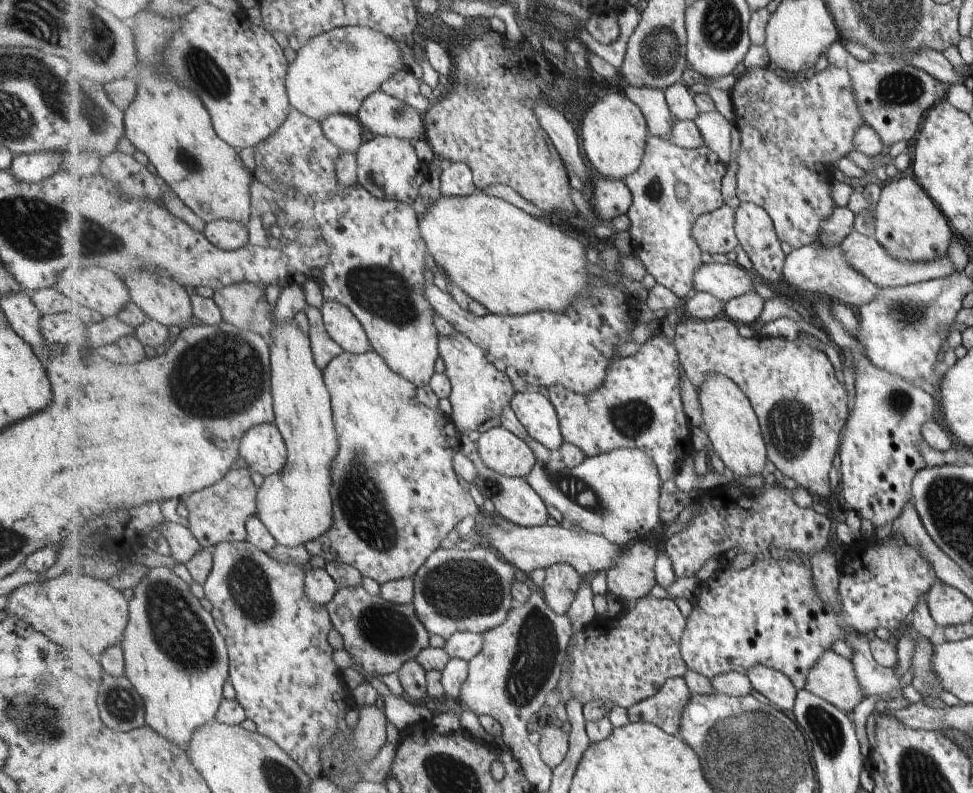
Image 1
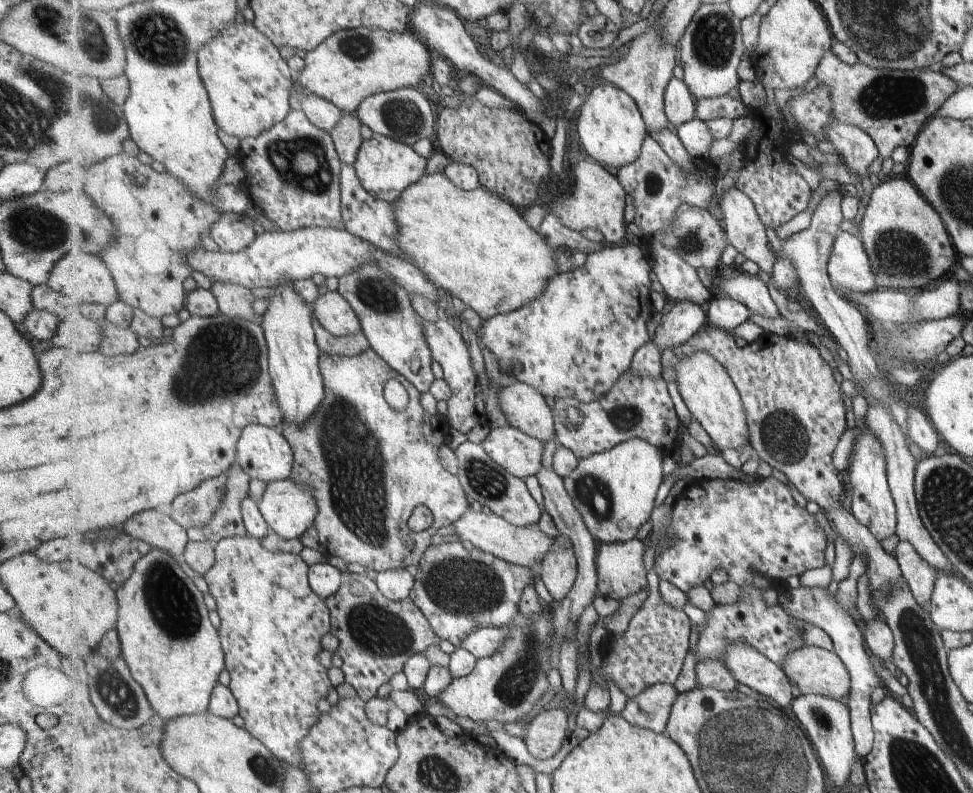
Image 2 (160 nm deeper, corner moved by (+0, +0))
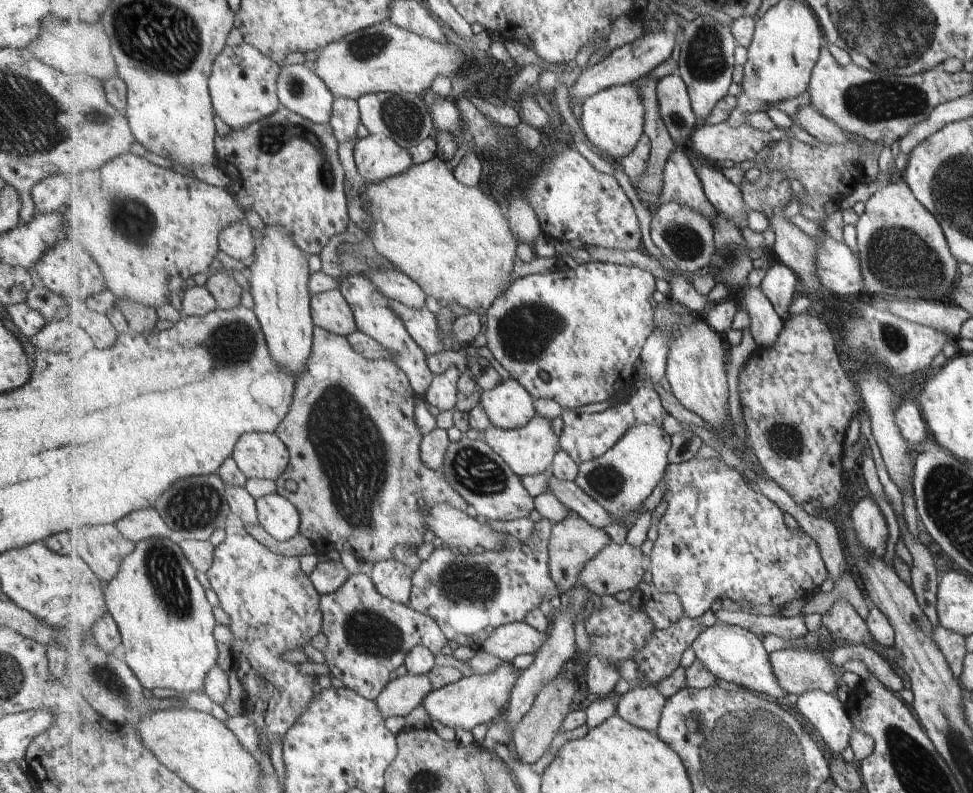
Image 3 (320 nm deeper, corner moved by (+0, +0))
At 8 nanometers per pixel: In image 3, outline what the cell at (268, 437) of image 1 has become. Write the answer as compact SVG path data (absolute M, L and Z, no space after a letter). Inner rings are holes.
M245 433L233 457L248 478L276 481L290 463L288 446L276 433Z

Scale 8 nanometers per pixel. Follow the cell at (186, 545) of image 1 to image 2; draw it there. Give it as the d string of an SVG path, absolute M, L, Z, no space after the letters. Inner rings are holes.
M155 509L132 516L123 524L122 530L155 548L169 551L180 559L190 542L187 530L171 515L162 514Z

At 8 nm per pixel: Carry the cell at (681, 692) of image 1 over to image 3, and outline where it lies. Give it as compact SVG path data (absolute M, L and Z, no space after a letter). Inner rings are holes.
M632 686L618 698L618 715L636 727L657 732L667 699L656 686Z

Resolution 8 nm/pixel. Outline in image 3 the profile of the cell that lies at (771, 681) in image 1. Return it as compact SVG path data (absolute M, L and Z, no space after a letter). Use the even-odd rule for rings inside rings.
M717 622L697 637L692 648L697 660L701 661L718 679L723 678L739 687L753 690L754 693L770 694L775 699L785 696L786 690L777 680L770 653L765 650L761 637L740 624L727 625Z

